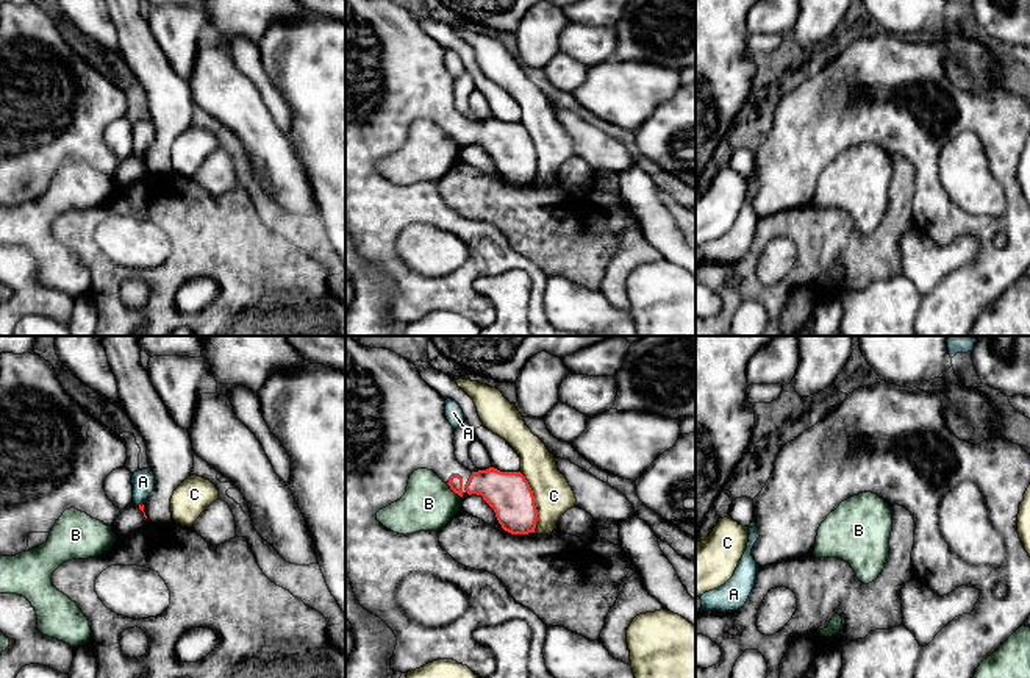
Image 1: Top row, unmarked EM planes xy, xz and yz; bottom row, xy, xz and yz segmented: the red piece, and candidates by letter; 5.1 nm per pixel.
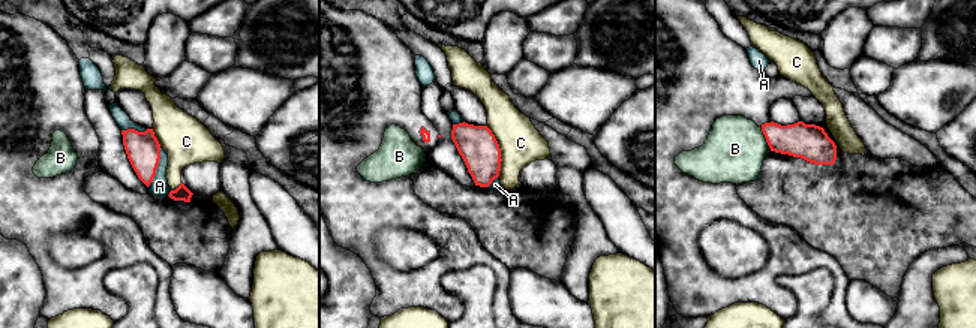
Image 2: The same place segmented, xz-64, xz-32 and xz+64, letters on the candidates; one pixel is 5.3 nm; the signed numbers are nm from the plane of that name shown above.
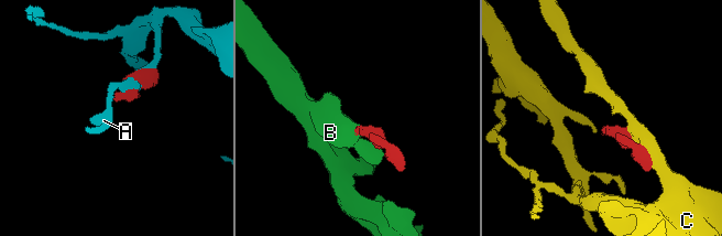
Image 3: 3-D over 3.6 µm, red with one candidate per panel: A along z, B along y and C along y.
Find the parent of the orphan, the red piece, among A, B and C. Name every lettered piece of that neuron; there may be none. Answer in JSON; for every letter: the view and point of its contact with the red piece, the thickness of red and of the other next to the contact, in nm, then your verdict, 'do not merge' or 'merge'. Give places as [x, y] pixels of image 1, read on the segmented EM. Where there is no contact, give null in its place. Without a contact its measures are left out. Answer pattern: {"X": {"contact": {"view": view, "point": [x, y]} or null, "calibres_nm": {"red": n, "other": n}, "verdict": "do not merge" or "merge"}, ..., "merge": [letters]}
{"A": {"contact": {"view": "xy", "point": [139, 505]}, "calibres_nm": {"red": 20, "other": 120}, "verdict": "do not merge"}, "B": {"contact": {"view": "xz", "point": [454, 491]}, "calibres_nm": {"red": 70, "other": 280}, "verdict": "do not merge"}, "C": {"contact": {"view": "xz", "point": [533, 502]}, "calibres_nm": {"red": 220, "other": 200}, "verdict": "do not merge"}, "merge": []}

